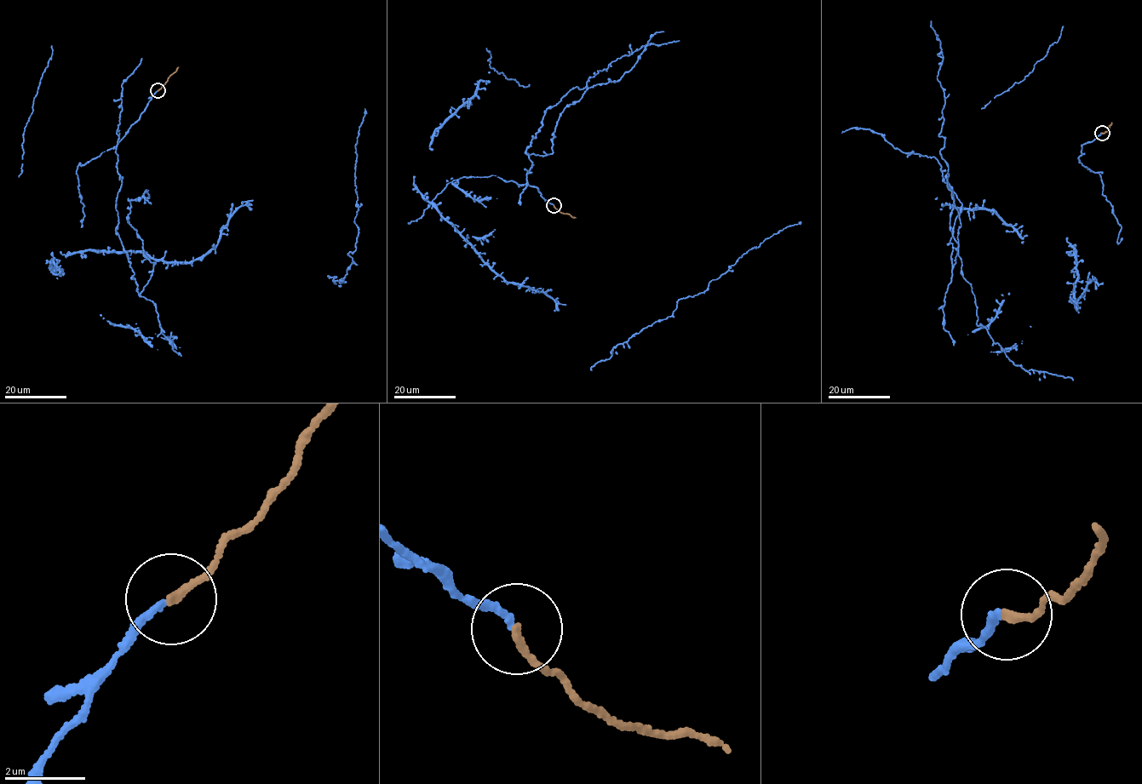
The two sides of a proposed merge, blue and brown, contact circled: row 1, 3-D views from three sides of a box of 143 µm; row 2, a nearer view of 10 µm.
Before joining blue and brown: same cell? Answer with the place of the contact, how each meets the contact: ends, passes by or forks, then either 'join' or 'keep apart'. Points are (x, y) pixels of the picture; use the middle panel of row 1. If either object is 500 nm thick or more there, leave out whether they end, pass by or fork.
(553, 205) | blue ends | brown ends | join

